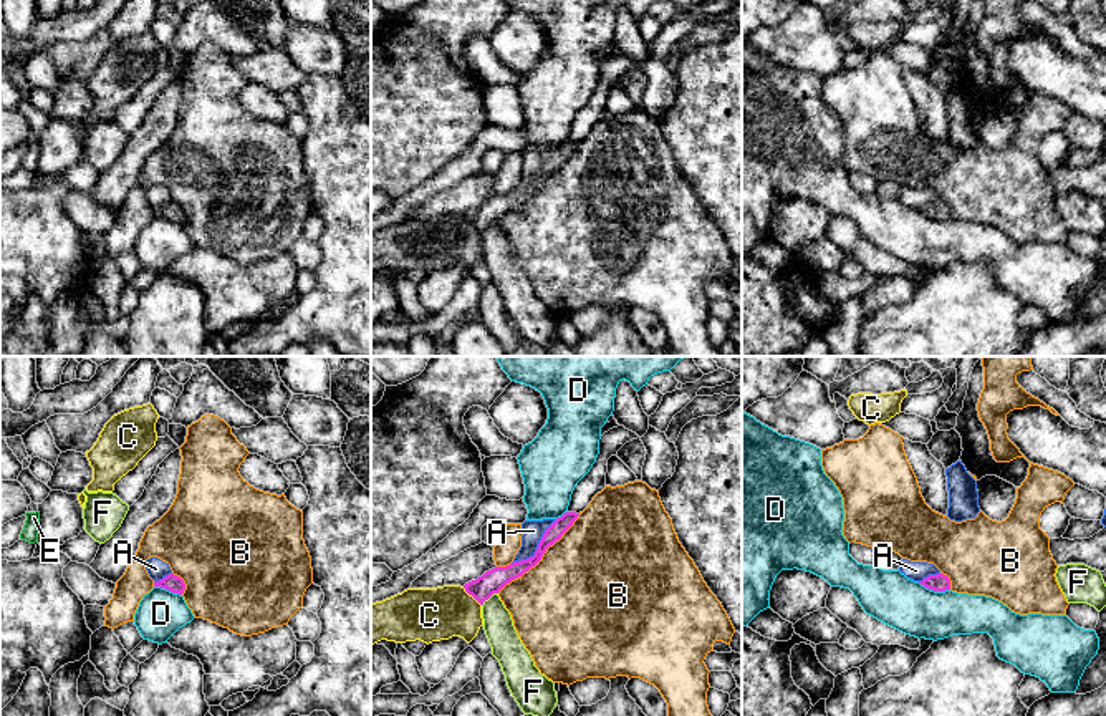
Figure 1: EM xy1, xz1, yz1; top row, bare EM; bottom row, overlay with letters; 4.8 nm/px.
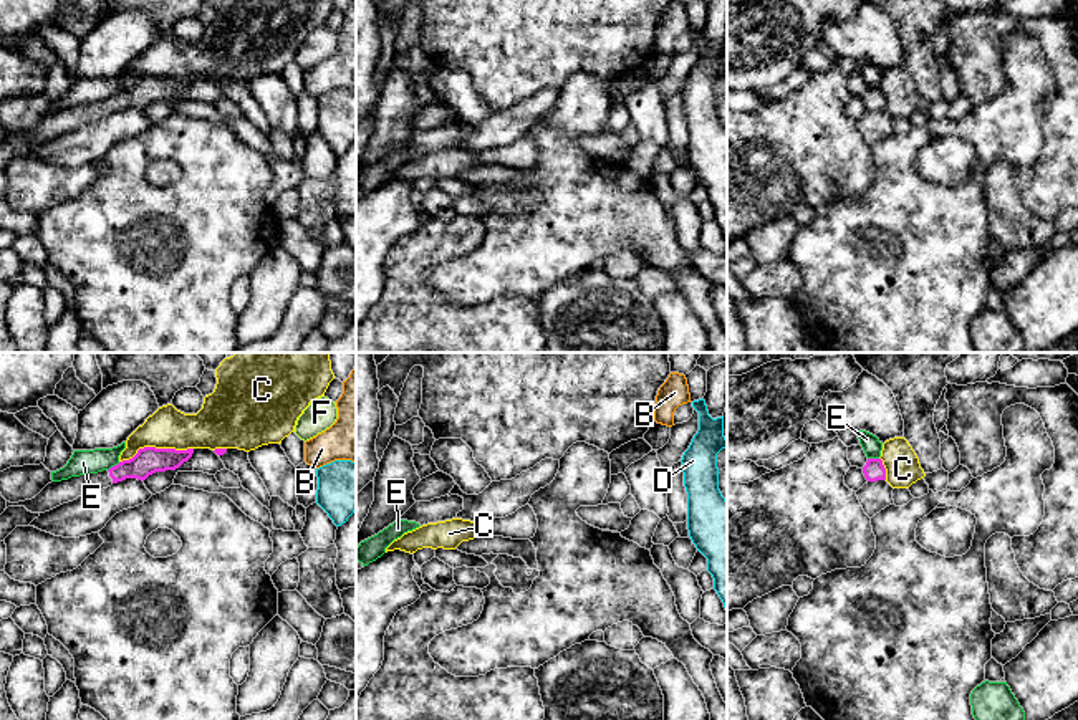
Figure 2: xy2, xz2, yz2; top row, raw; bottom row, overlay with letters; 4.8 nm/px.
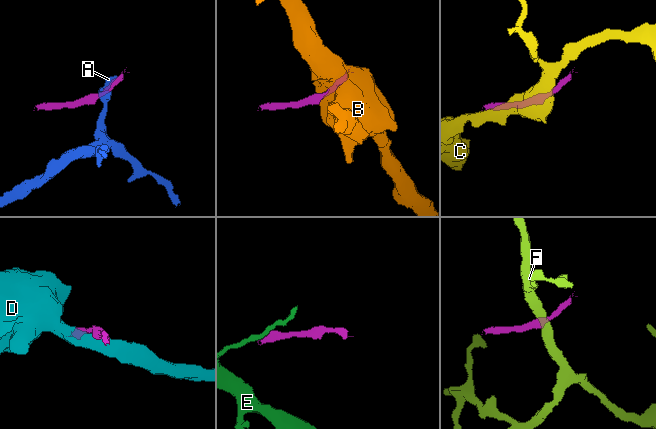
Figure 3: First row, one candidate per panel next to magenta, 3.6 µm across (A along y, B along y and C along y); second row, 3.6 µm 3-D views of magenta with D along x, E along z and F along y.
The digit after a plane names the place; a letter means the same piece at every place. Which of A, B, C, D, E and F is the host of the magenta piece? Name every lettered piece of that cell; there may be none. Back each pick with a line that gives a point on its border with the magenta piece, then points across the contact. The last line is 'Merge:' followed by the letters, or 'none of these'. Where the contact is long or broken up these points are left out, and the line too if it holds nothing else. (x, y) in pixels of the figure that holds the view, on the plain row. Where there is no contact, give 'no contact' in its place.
Merge: none of these

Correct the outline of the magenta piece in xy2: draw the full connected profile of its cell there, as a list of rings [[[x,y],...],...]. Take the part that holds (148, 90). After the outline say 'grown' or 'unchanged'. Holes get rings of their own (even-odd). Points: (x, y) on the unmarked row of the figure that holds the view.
[[[144,76],[139,78],[132,88],[123,89],[109,99],[51,111],[35,127],[18,132],[7,131],[7,137],[25,136],[31,142],[45,142],[63,132],[76,129],[81,124],[108,118],[126,108],[137,108],[144,111],[156,101],[176,99],[187,91],[192,83],[194,78],[176,79]]]; grown

